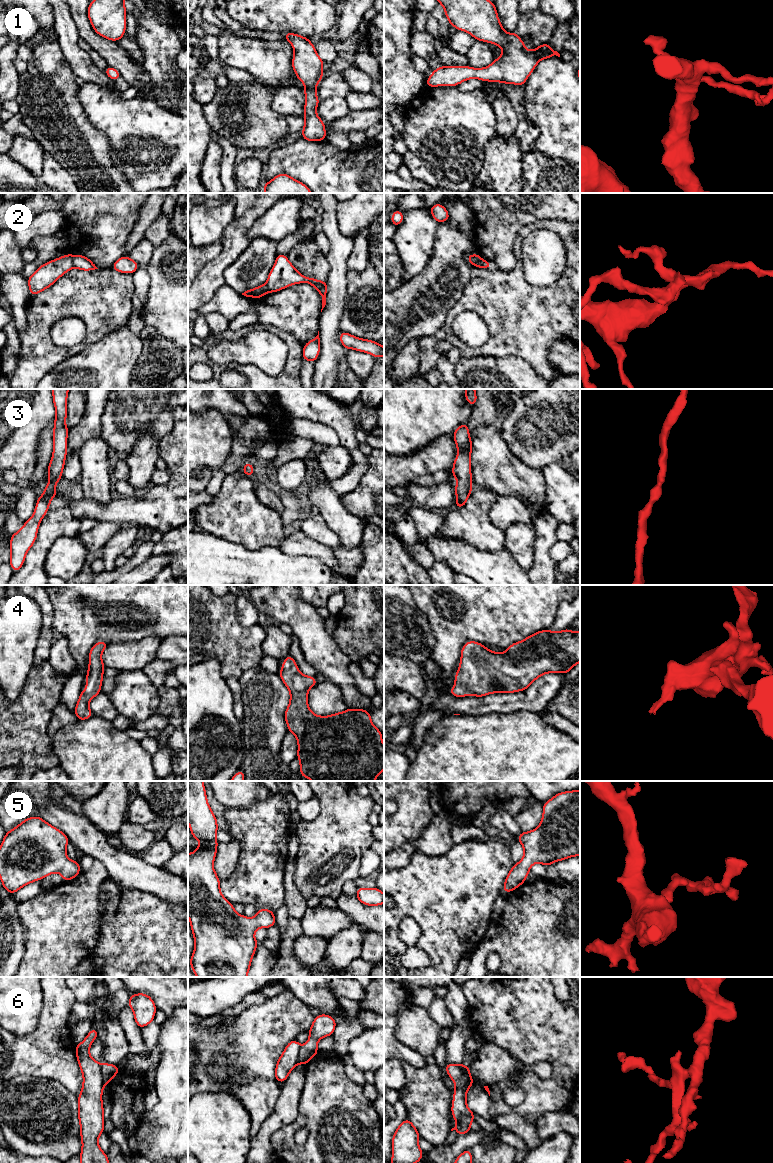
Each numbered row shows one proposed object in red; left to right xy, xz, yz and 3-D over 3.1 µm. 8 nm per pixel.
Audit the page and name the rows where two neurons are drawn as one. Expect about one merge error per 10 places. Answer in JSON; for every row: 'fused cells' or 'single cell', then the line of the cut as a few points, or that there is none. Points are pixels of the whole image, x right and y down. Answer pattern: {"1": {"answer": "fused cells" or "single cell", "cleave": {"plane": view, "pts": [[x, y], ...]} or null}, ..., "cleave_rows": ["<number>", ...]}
{"1": {"answer": "single cell", "cleave": null}, "2": {"answer": "fused cells", "cleave": {"plane": "xy", "pts": [[72, 261], [73, 266]]}}, "3": {"answer": "single cell", "cleave": null}, "4": {"answer": "single cell", "cleave": null}, "5": {"answer": "single cell", "cleave": null}, "6": {"answer": "fused cells", "cleave": {"plane": "xy", "pts": [[100, 1065], [102, 1078], [106, 1083]]}}, "cleave_rows": ["2", "6"]}

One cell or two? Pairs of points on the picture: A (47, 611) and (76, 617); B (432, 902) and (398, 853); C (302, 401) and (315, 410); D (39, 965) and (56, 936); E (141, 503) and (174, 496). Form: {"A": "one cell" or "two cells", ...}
{"A": "two cells", "B": "two cells", "C": "one cell", "D": "one cell", "E": "one cell"}

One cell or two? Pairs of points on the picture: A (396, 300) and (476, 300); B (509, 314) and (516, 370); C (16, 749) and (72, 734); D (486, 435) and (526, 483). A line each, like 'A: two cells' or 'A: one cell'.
A: two cells
B: two cells
C: two cells
D: one cell

